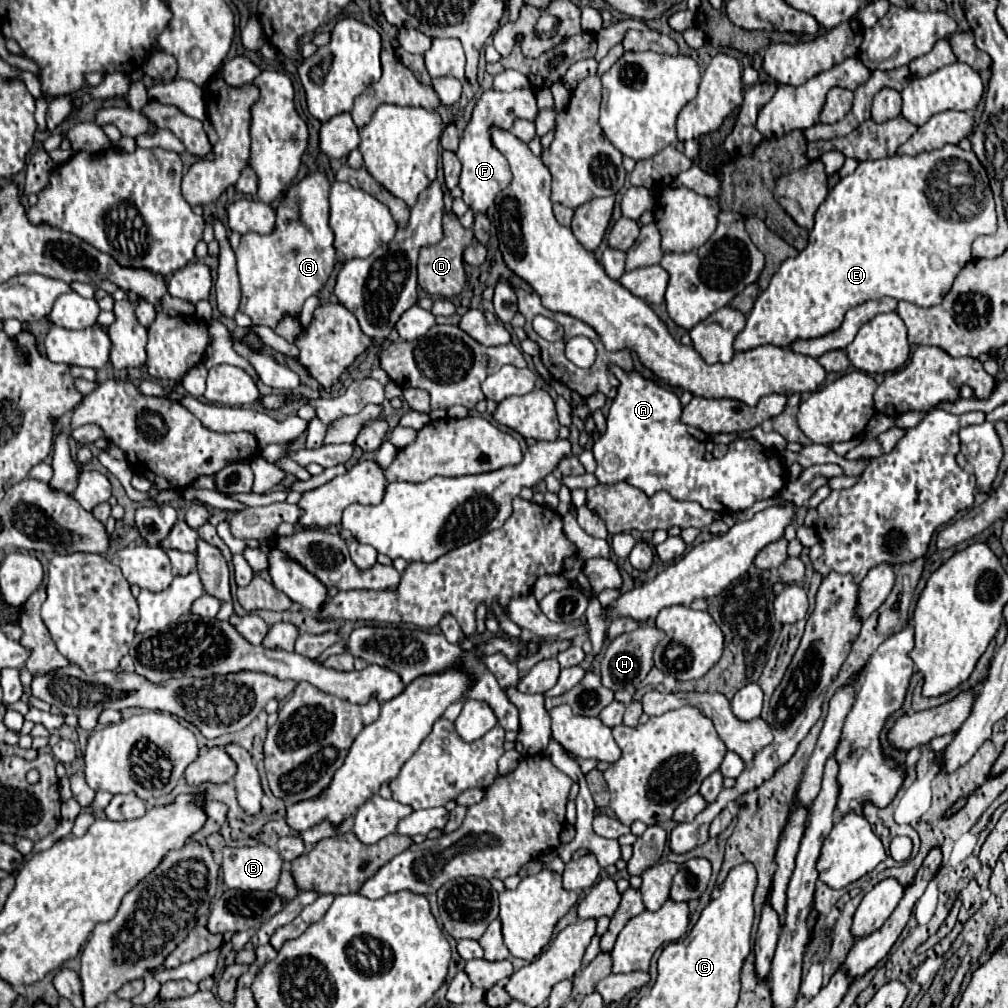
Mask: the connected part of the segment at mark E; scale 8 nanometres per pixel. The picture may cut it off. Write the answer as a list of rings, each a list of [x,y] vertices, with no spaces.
[[[944,145],[942,149],[916,157],[894,155],[878,161],[862,161],[852,175],[840,179],[816,211],[812,239],[808,239],[804,251],[786,259],[772,275],[766,291],[758,295],[746,327],[734,341],[734,349],[748,351],[766,343],[790,347],[798,339],[824,337],[840,329],[848,309],[884,295],[920,307],[938,305],[950,291],[960,269],[972,259],[972,241],[978,235],[992,235],[996,221],[988,175],[974,151]]]

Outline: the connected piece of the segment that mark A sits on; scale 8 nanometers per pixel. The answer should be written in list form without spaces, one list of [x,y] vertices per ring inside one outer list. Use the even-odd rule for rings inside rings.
[[[610,365],[610,371],[620,381],[618,393],[606,417],[608,429],[594,443],[592,451],[598,463],[594,475],[600,483],[614,485],[626,481],[646,495],[664,489],[678,501],[696,501],[704,509],[718,513],[738,513],[752,507],[756,501],[776,497],[788,481],[788,469],[780,455],[774,455],[756,439],[736,439],[728,445],[728,453],[720,459],[706,460],[707,435],[680,421],[680,399],[642,377],[638,371],[624,371]]]

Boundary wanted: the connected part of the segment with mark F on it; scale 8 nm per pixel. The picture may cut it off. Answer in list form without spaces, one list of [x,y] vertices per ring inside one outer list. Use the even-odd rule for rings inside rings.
[[[516,89],[516,91],[510,91],[510,93],[484,91],[482,97],[476,101],[476,107],[472,111],[472,119],[464,127],[464,133],[462,133],[462,139],[460,139],[460,149],[456,151],[458,159],[462,163],[462,173],[460,173],[458,187],[462,189],[464,203],[474,213],[486,213],[488,207],[494,203],[496,195],[500,191],[504,191],[510,185],[510,179],[512,179],[512,173],[510,173],[510,167],[508,167],[506,159],[502,157],[502,153],[490,141],[490,127],[498,125],[502,129],[510,129],[514,117],[534,121],[536,113],[538,113],[538,107],[536,107],[536,97],[534,97],[532,89]]]

